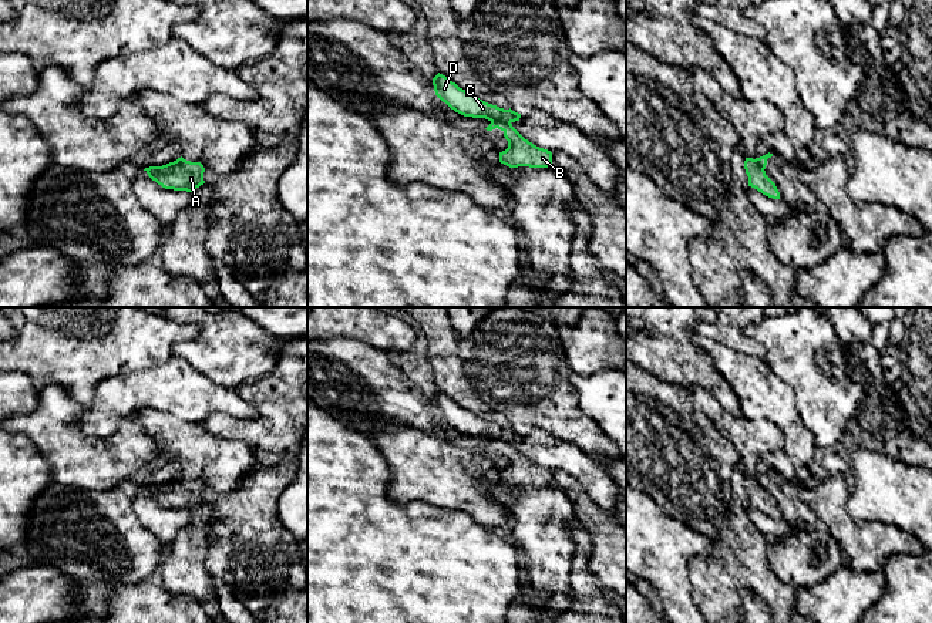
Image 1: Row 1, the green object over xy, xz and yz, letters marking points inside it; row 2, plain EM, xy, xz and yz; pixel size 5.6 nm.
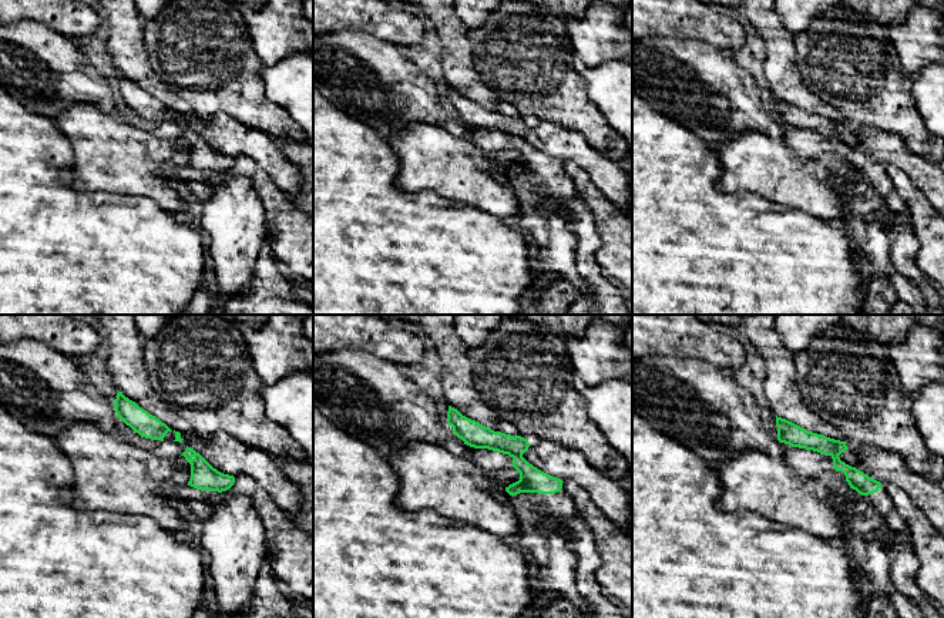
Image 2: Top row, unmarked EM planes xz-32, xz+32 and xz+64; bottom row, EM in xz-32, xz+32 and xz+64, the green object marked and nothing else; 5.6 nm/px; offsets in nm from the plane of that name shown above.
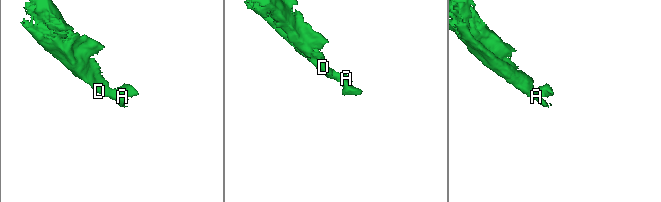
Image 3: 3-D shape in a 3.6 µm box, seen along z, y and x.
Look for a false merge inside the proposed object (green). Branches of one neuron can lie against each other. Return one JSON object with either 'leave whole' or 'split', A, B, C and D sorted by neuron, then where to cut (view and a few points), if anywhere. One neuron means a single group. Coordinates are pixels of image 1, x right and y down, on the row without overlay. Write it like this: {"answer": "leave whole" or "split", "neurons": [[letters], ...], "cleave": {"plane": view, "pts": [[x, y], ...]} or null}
{"answer": "split", "neurons": [["A", "C", "D"], ["B"]], "cleave": {"plane": "xz", "pts": [[491, 440], [507, 440], [510, 443]]}}

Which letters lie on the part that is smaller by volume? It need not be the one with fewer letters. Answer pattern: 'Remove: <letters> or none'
Remove: B

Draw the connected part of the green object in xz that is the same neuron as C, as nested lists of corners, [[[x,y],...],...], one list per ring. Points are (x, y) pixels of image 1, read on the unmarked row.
[[[437,393],[433,397],[435,414],[445,421],[451,428],[472,437],[485,437],[488,440],[515,441],[519,440],[521,432],[488,422],[474,412],[460,407],[448,395]]]

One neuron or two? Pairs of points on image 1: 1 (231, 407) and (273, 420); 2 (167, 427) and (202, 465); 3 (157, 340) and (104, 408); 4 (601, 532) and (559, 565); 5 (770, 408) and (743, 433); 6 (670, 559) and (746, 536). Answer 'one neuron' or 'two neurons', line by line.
1: two neurons
2: one neuron
3: two neurons
4: two neurons
5: two neurons
6: two neurons

